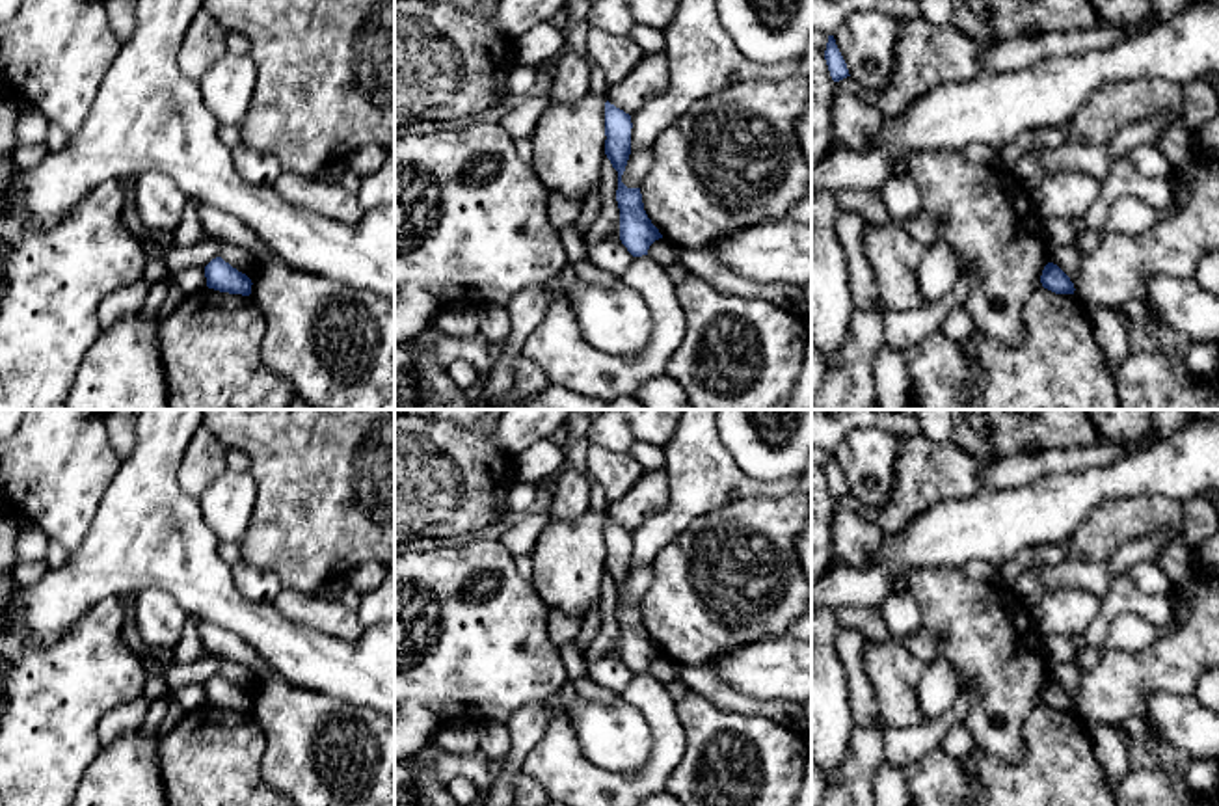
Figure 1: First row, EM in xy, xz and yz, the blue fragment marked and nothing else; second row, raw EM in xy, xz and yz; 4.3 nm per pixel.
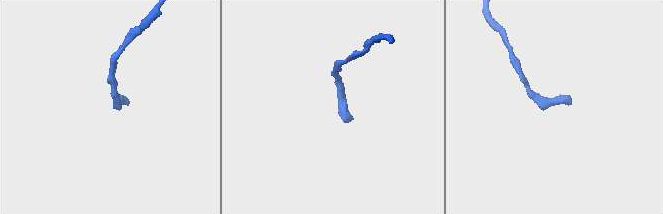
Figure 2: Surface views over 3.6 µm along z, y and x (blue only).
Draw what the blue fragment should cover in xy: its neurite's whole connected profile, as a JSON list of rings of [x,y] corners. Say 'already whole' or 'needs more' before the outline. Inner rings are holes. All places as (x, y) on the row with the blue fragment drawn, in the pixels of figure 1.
already whole | [[[221,257],[205,266],[207,287],[229,294],[251,294],[251,279],[225,262]]]

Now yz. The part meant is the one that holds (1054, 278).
already whole | [[[1048,262],[1042,270],[1040,283],[1044,289],[1055,294],[1074,294],[1074,283],[1070,277],[1053,262]]]

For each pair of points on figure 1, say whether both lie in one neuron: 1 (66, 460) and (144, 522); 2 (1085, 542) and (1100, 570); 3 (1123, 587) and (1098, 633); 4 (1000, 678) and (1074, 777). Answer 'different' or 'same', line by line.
1: different
2: different
3: same
4: different

